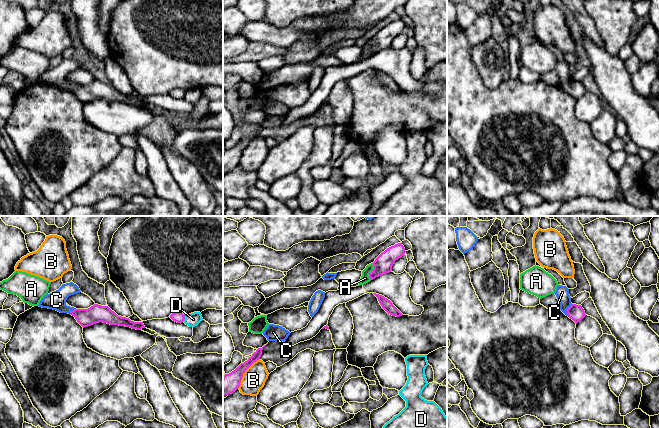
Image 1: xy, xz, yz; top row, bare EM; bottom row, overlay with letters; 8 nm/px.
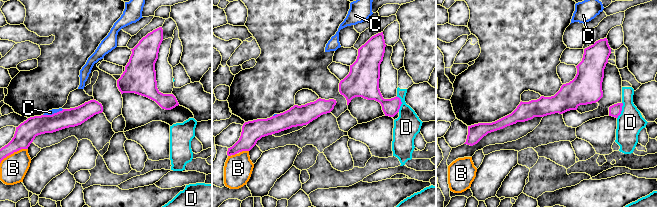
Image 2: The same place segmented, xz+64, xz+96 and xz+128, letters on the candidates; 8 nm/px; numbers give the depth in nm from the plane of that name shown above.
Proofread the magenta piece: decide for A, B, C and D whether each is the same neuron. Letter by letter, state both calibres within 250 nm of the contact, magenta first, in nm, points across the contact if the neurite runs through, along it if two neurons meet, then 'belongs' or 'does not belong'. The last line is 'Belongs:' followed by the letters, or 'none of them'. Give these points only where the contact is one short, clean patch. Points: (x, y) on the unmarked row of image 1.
A: 150/70 nm | does not belong
B: 150/190 nm | along xz (259, 134), (243, 150), (240, 161), (237, 164) | does not belong
C: 130/110 nm | along yz (572, 80), (567, 85), (567, 91) | does not belong
D: 90/110 nm | along xy (186, 91), (182, 97) | does not belong
Belongs: none of them

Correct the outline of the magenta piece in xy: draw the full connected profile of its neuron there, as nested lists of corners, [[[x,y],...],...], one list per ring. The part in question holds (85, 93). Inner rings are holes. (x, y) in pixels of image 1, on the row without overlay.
[[[94,80],[88,85],[74,85],[70,87],[70,90],[75,93],[83,104],[99,98],[130,103],[136,106],[145,104],[143,98],[134,98],[129,94],[118,92],[108,82],[101,82],[98,80]]]

